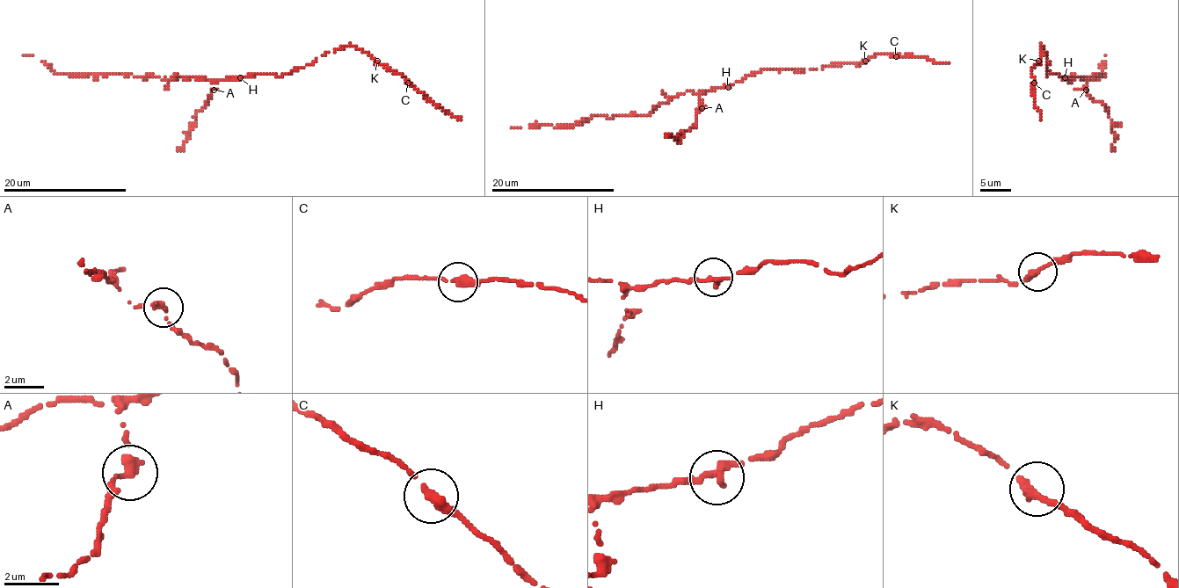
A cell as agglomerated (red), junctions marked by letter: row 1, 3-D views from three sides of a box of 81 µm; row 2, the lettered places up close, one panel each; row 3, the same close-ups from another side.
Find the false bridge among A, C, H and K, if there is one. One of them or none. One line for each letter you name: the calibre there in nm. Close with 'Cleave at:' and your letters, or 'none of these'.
A: 280 nm
Cleave at: A

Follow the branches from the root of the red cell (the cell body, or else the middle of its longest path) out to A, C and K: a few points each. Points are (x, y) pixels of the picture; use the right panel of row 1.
A: (1060, 76), (1067, 79), (1077, 90), (1086, 90)
C: (1060, 76), (1055, 73), (1046, 75), (1049, 71), (1049, 61), (1042, 45), (1042, 58), (1032, 68), (1034, 83)
K: (1060, 76), (1055, 73), (1046, 75), (1049, 71), (1049, 61), (1042, 45), (1042, 58), (1038, 61)

